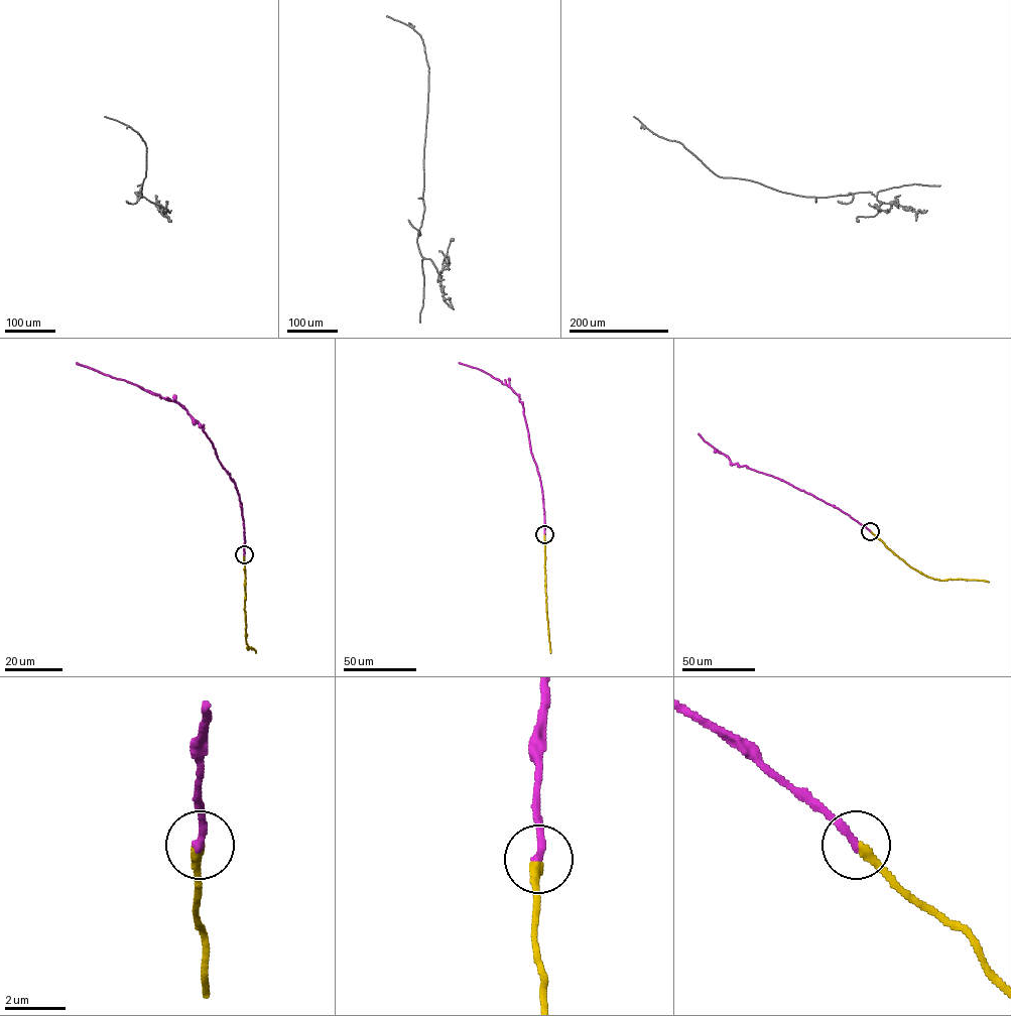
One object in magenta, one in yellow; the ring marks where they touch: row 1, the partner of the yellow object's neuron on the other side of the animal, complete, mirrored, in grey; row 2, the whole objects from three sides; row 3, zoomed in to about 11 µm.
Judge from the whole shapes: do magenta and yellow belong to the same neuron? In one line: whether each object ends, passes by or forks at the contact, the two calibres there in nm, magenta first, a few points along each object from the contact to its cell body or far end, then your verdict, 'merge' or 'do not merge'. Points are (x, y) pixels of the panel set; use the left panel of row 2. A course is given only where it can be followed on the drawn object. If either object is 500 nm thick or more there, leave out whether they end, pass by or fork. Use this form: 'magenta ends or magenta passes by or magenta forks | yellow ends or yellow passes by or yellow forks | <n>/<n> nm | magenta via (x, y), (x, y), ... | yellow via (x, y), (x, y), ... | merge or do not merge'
magenta ends | yellow ends | 280/320 nm | magenta via (244, 554), (244, 528), (239, 496), (203, 430), (204, 425), (195, 421), (176, 402), (76, 363) | yellow via (244, 554), (247, 647), (251, 647), (256, 652) | merge

